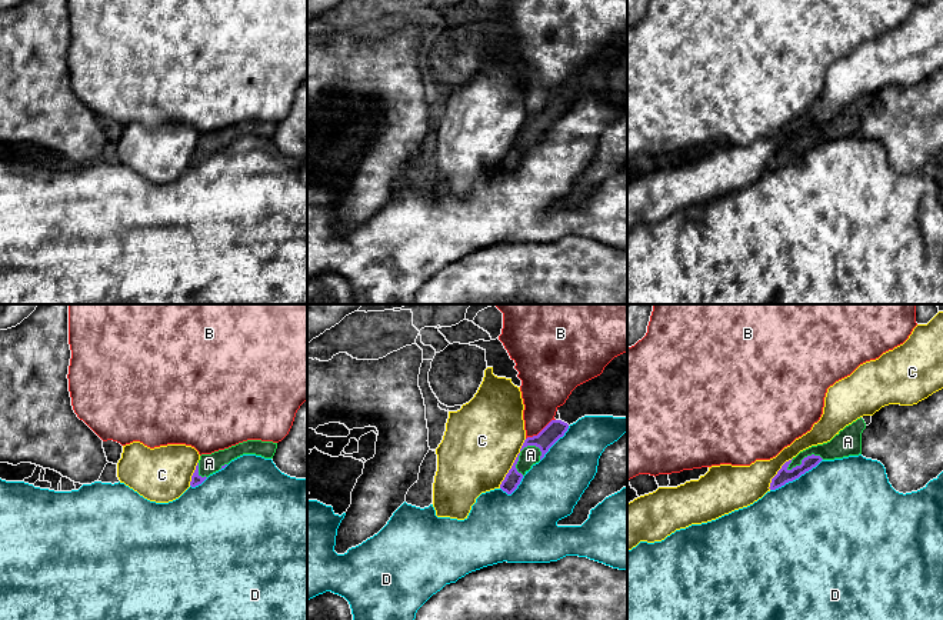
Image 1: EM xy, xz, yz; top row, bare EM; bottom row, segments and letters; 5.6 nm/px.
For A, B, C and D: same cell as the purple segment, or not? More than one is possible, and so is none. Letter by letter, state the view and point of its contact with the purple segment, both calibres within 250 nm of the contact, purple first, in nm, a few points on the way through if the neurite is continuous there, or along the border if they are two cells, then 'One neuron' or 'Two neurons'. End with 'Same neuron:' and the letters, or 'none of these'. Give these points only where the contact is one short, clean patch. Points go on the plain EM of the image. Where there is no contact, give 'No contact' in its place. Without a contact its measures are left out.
A: Touches purple at xz (519, 134). Thickness 100 nm (purple) against 110 nm. Path across: xz (555, 109), (519, 134), (530, 134). One neuron
B: Touches purple at xz (542, 110). Thickness 110 nm (purple) against 280 nm. Boundary: xz (555, 99), (536, 114), (526, 119). Two neurons
C: Touches purple at xz (513, 143). Thickness 90 nm (purple) against 420 nm. Boundary: xz (526, 119), (499, 167). Two neurons
D: Touches purple at yz (796, 157). Thickness 90 nm (purple) against 480 nm. Two neurons
Same neuron: A

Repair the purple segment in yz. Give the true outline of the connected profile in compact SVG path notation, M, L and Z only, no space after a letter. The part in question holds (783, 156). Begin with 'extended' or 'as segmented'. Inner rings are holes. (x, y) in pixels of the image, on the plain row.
extended; M863 96L840 110L830 121L812 126L786 141L772 159L770 170L799 159L822 140L834 140L862 134L862 113L872 103L872 96Z

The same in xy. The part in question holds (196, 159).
extended; M247 120L211 134L201 134L191 156L190 166L196 167L201 164L210 154L224 149L231 140L243 134L256 134L264 139L273 139L276 129L277 123L273 121Z

